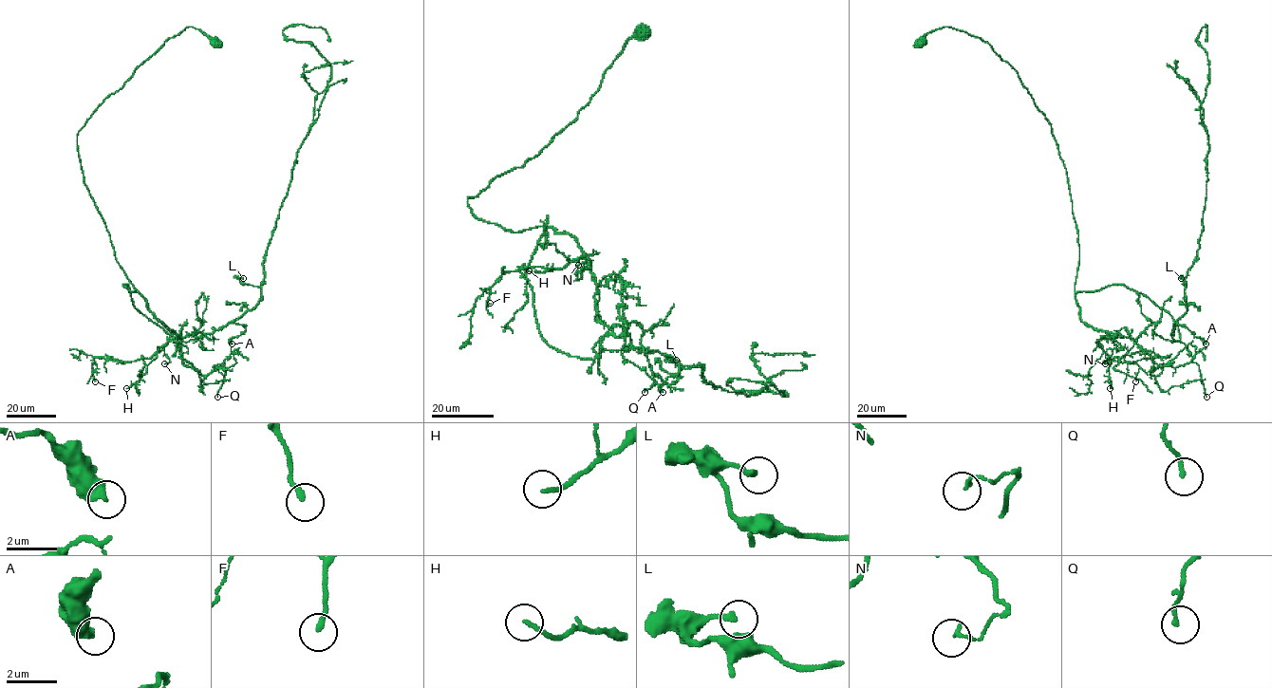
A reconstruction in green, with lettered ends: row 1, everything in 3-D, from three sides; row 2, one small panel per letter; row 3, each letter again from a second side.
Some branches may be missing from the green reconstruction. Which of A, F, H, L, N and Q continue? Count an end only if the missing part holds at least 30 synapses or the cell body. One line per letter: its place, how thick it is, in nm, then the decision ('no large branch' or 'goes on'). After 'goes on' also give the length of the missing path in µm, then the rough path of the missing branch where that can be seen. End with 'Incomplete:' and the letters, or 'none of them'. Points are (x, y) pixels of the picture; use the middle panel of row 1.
A: at (663, 392); 440 nm thick; no large branch
F: at (490, 303); 240 nm thick; no large branch
H: at (529, 270); 170 nm thick; no large branch
L: at (676, 360); 200 nm thick; no large branch
N: at (578, 265); 130 nm thick; no large branch
Q: at (645, 392); 160 nm thick; no large branch
Incomplete: none of them

